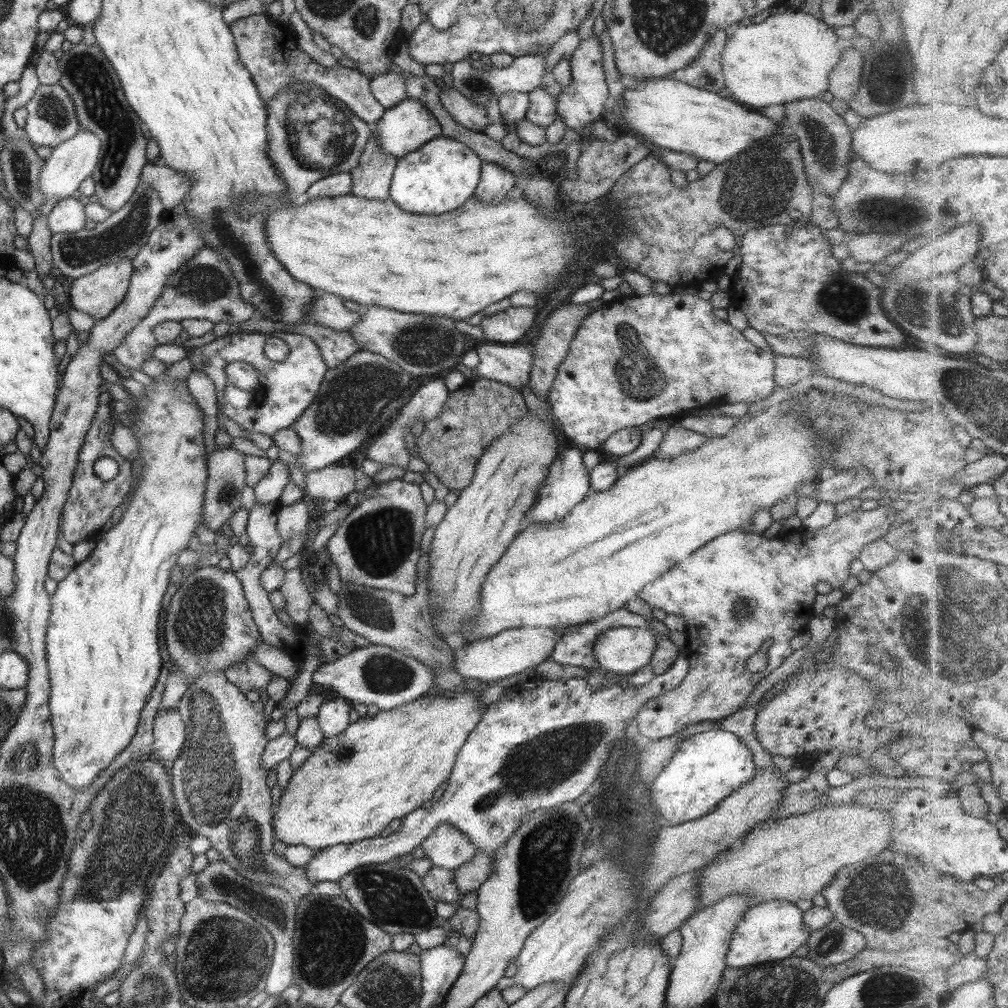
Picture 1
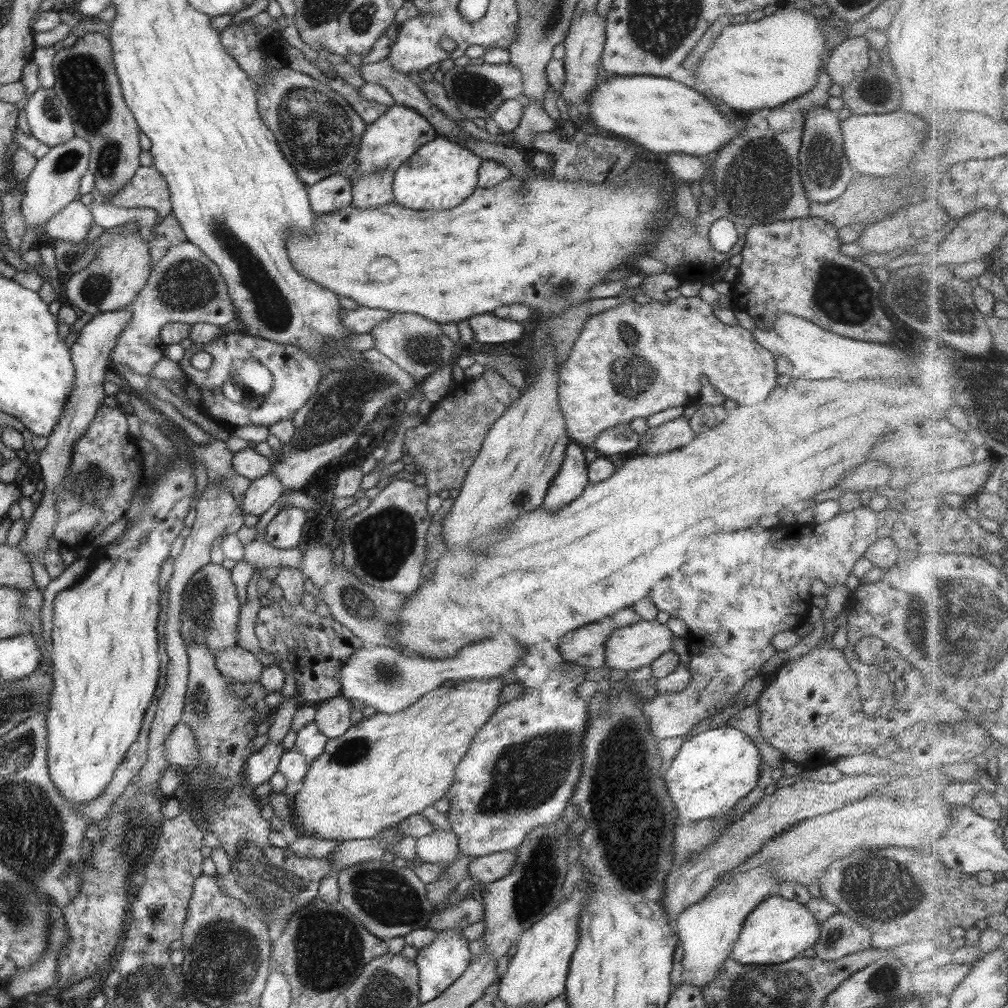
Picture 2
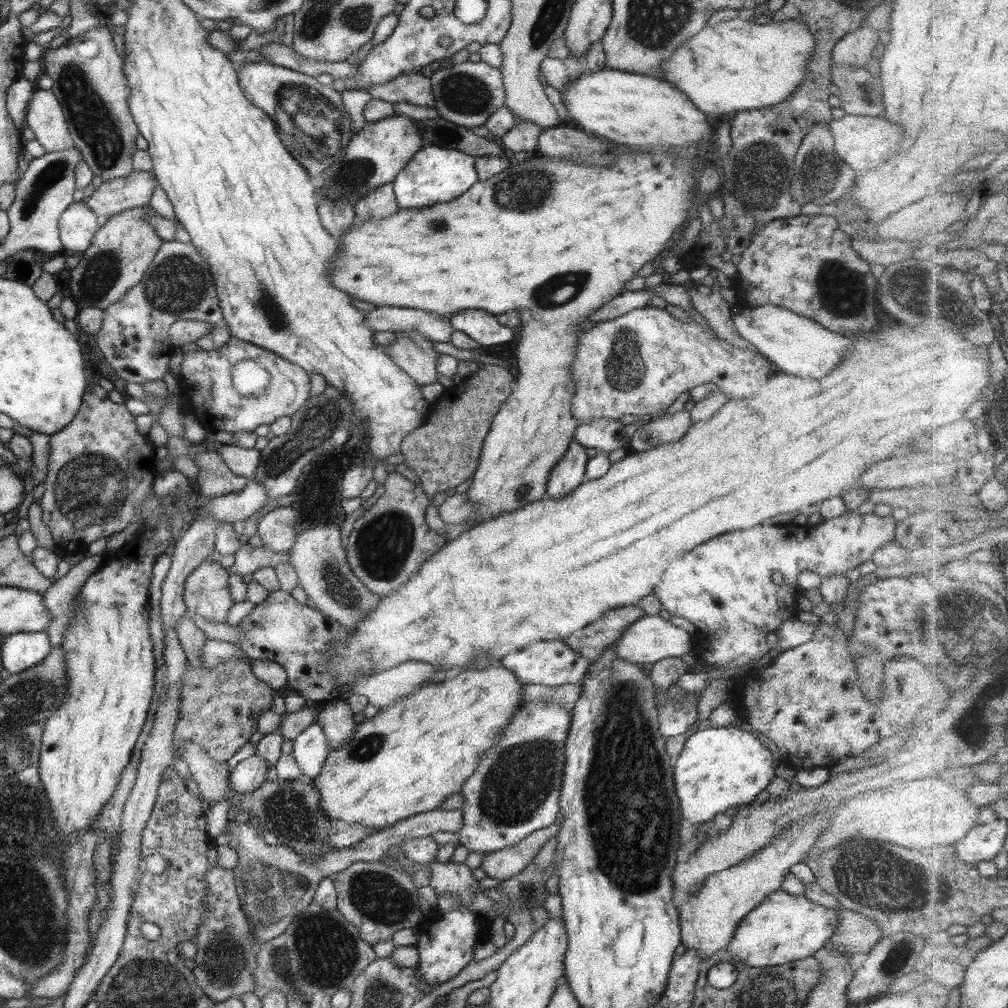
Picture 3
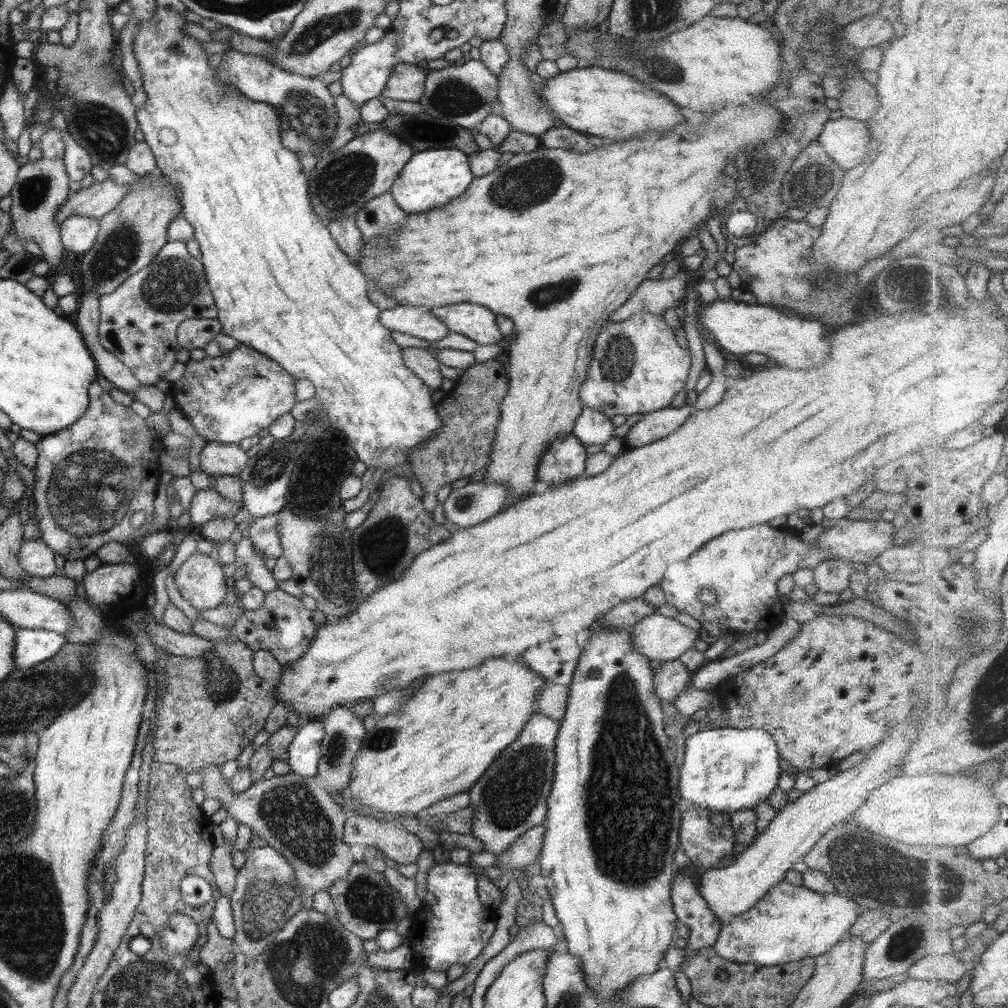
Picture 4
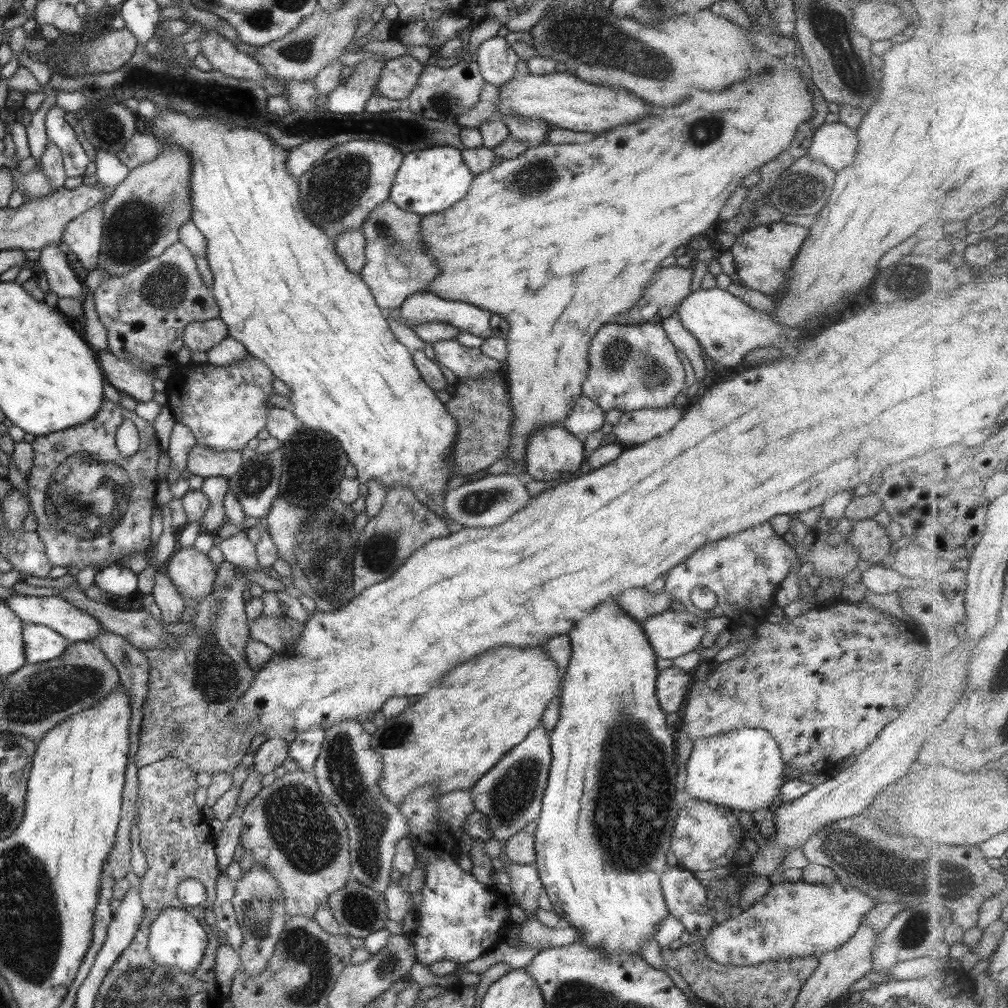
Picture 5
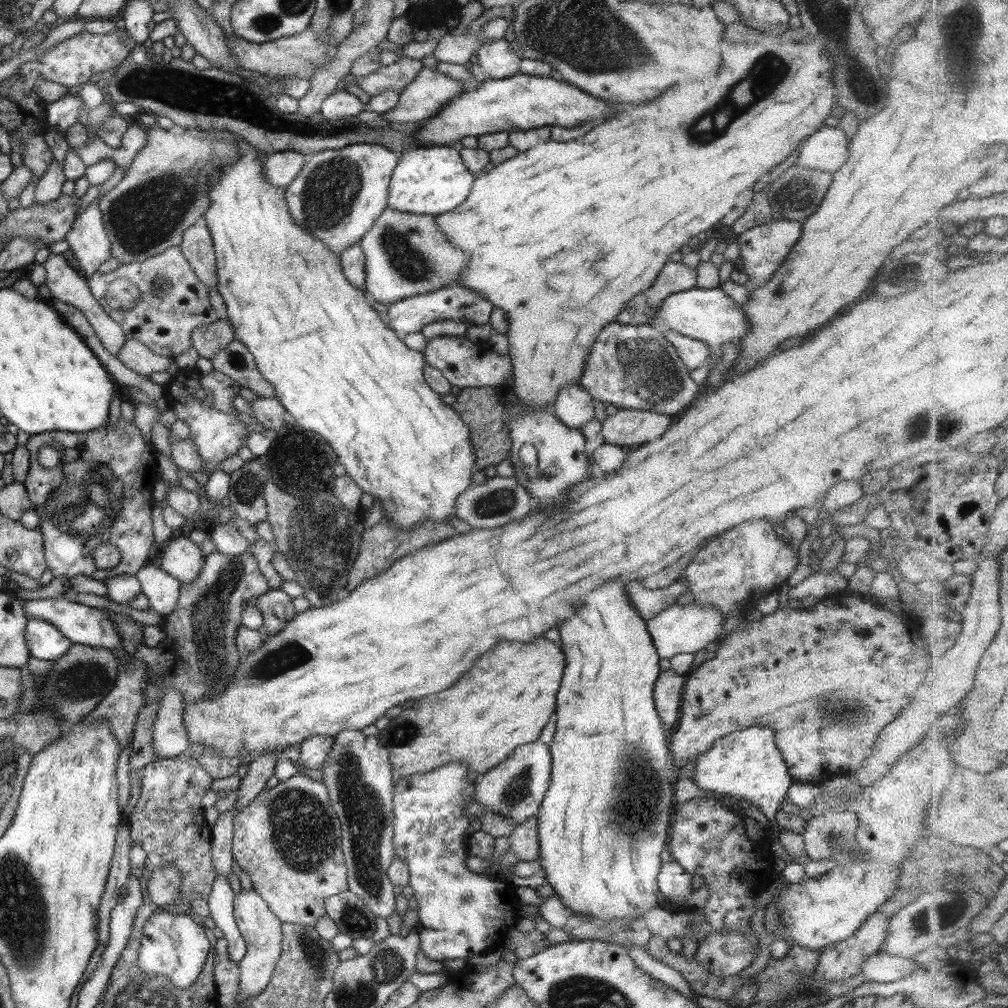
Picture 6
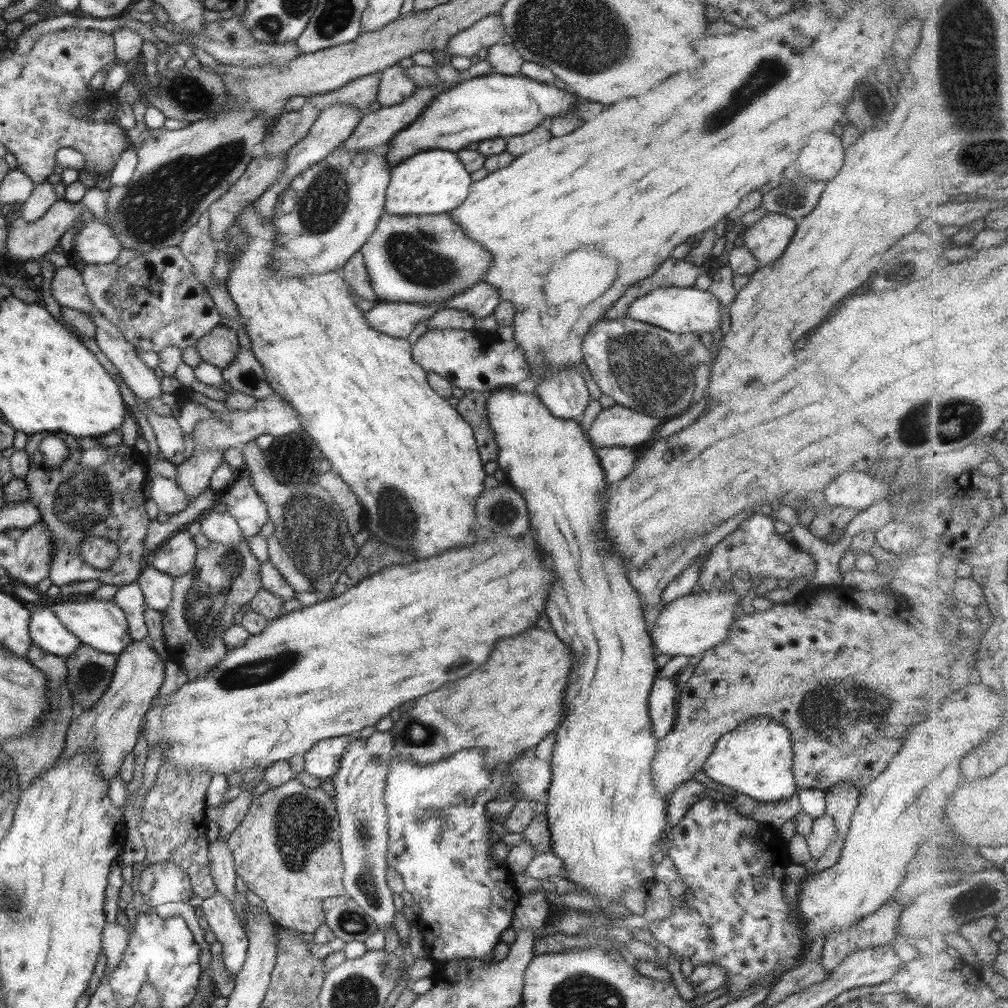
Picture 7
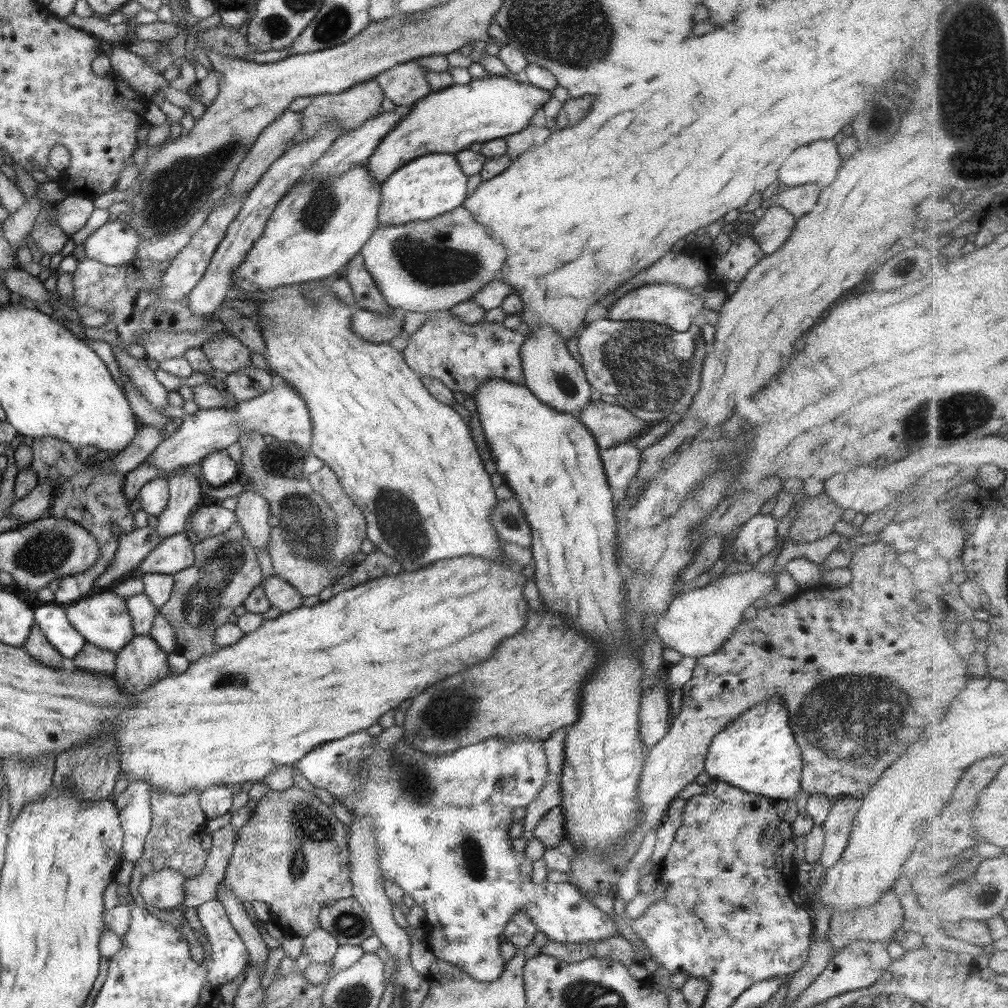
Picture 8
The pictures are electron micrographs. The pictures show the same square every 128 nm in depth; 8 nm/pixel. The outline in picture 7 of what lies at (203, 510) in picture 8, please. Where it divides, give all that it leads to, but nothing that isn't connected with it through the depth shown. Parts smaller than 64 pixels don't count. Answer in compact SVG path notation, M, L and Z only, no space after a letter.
M205 511L196 519L200 533L216 546L235 546L243 539L243 534L235 519L226 512Z

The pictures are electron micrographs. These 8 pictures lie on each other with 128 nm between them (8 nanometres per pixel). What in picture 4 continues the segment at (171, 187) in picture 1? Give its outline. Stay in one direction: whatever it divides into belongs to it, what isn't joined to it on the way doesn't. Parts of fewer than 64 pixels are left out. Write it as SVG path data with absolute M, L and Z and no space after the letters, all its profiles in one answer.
M107 178L100 183L93 182L89 187L80 188L76 192L69 192L65 203L55 213L55 222L59 225L71 214L100 219L119 203L119 199L129 191L129 187L131 184L115 184L111 178Z

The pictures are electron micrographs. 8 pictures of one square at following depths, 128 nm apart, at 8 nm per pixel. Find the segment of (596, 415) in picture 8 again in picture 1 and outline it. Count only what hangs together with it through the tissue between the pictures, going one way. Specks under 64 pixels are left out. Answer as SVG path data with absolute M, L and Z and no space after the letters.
M676 419L669 427L664 428L664 436L657 450L653 453L655 459L671 459L683 454L684 451L693 451L703 445L707 438L701 434L686 430L677 424Z

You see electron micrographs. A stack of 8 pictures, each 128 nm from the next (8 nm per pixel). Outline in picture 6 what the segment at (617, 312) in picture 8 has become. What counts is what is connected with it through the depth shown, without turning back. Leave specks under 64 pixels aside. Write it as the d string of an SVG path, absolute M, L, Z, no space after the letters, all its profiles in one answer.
M695 287L667 295L667 298L663 299L661 305L657 307L653 320L661 322L667 330L673 330L677 334L683 334L683 336L689 336L689 338L705 343L710 351L710 356L704 365L709 368L720 361L721 349L725 347L724 344L727 342L734 343L736 350L739 351L741 339L747 335L747 329L749 329L741 305L731 299L719 287L710 289Z

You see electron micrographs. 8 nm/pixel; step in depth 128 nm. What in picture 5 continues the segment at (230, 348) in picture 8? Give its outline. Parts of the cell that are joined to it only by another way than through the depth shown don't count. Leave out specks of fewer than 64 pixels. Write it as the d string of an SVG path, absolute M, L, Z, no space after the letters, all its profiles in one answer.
M219 317L203 322L189 322L183 328L183 346L191 353L207 353L214 344L227 337L227 327Z

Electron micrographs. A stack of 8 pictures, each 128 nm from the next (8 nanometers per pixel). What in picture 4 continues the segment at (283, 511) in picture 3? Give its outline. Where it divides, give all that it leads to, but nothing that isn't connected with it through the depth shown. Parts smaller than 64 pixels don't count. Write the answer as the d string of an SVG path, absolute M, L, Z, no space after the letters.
M277 513L254 519L247 527L252 545L269 558L281 557L283 548L277 532Z

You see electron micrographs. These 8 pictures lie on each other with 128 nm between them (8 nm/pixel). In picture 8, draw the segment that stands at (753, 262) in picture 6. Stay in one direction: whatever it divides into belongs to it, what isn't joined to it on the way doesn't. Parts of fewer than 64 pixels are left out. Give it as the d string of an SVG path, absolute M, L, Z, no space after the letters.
M771 205L764 210L751 230L751 239L763 251L764 256L771 255L781 247L791 234L796 220L779 205Z

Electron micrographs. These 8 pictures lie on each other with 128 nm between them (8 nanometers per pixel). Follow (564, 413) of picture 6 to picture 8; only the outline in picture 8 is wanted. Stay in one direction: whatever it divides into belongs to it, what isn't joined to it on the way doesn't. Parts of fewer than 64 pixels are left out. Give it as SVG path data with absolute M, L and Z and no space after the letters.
M545 324L535 327L529 337L524 337L519 347L519 359L527 388L540 402L547 403L552 410L576 415L590 403L591 388L582 366L573 360L557 331Z

